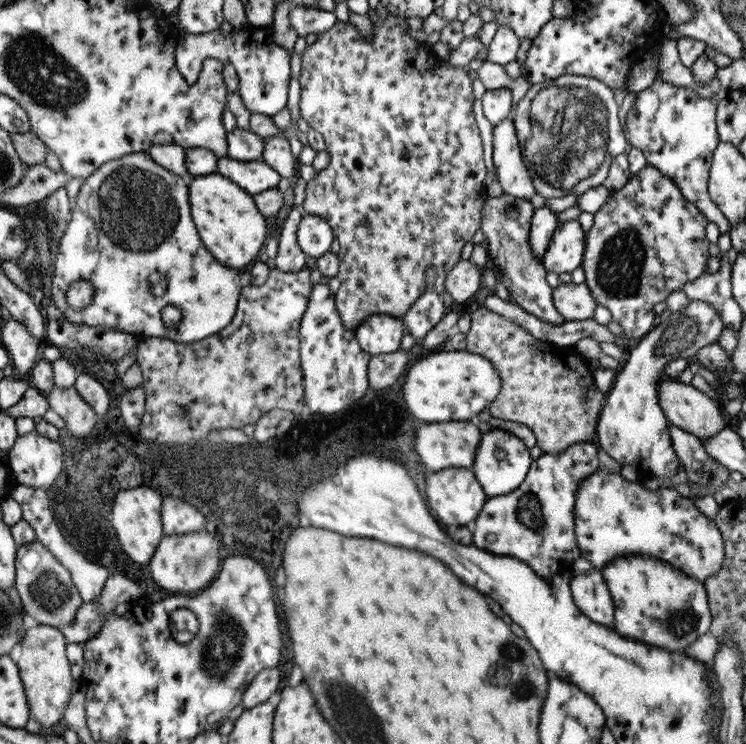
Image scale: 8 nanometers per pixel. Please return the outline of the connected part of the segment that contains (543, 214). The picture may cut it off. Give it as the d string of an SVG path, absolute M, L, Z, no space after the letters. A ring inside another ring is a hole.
M545 205L535 208L530 220L529 246L532 253L540 260L547 248L549 239L557 228L556 212L550 211Z

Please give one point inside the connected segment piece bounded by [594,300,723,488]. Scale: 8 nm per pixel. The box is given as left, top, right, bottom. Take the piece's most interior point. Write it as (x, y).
(631, 428)

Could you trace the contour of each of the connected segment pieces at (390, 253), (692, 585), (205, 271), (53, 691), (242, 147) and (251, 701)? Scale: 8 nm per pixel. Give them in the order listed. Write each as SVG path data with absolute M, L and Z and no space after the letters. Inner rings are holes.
M375 8L367 11L367 16L373 24L373 35L371 39L361 39L357 30L349 23L333 24L327 31L315 36L315 41L306 46L301 53L300 75L298 84L300 86L298 109L300 117L307 122L308 126L321 134L325 152L329 154L329 163L313 179L306 182L305 196L301 210L303 213L321 217L331 228L335 240L339 244L336 254L338 271L334 276L339 280L339 288L333 294L334 303L339 313L341 324L346 329L354 328L367 316L389 315L401 318L405 311L425 291L427 283L431 283L428 273L432 273L432 289L435 293L445 293L444 278L447 271L459 261L459 252L465 242L469 242L475 230L480 228L481 205L486 199L483 178L486 169L483 165L481 138L473 119L473 94L471 81L467 76L466 66L451 66L445 62L439 62L432 57L431 47L417 43L409 38L406 31L409 29L403 17L386 14L385 20L381 21L375 13Z
M641 555L615 558L599 572L613 601L611 629L618 636L675 652L709 631L712 622L707 593L696 578Z
M133 152L129 155L121 156L116 160L109 160L98 166L87 178L81 181L79 191L73 199L70 208L70 219L66 222L66 228L59 240L57 246L57 253L53 262L53 273L51 277L50 299L53 304L61 311L61 314L73 324L83 323L88 327L101 327L103 330L119 329L127 334L132 334L137 340L141 341L151 337L168 338L176 343L192 343L198 340L203 340L205 337L211 336L219 332L221 328L225 328L234 315L236 304L239 298L241 287L239 284L239 275L243 270L234 269L220 262L217 262L213 255L203 246L195 225L193 224L188 196L187 196L187 179L173 174L165 170L162 166L155 163L147 154L147 152ZM78 280L86 280L91 283L93 291L93 298L91 302L84 306L80 311L72 309L67 302L65 302L65 293L67 293L68 286L72 282ZM170 304L176 306L181 312L181 318L176 328L168 329L161 321L161 308Z
M39 623L25 630L25 636L19 643L19 658L16 667L22 682L28 714L40 724L51 726L62 718L71 694L71 675L69 662L65 657L66 643L60 628Z
M236 126L226 133L226 157L238 162L261 160L265 140L249 130Z
M277 667L260 670L243 689L240 704L244 709L267 701L267 698L277 690L281 676Z

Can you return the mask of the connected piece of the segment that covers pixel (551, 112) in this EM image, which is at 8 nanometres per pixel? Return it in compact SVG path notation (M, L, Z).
M569 74L527 88L525 96L516 103L512 123L521 150L521 161L525 163L535 194L543 196L544 199L566 194L577 196L603 182L613 158L624 153L627 145L617 117L618 107L613 100L614 94L603 82Z

